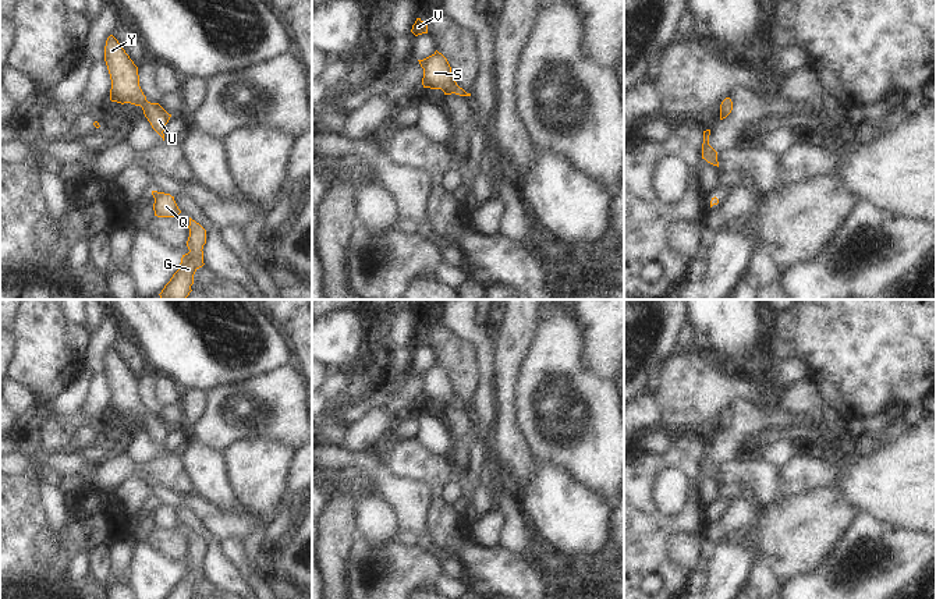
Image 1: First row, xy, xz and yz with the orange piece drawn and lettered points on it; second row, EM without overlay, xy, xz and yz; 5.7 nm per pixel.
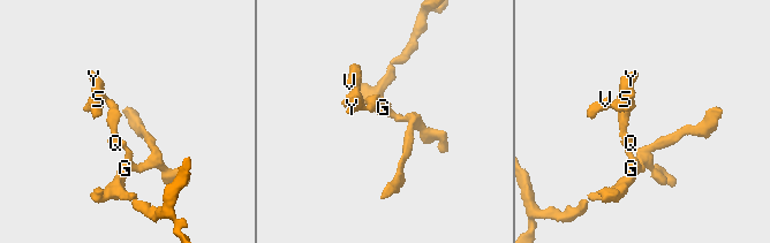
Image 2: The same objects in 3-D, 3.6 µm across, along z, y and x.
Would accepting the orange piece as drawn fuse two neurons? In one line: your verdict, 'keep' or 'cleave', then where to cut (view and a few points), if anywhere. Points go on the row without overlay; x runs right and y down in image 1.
keep | no cut

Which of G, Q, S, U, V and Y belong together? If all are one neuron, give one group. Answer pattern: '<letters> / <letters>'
G Q S U V Y

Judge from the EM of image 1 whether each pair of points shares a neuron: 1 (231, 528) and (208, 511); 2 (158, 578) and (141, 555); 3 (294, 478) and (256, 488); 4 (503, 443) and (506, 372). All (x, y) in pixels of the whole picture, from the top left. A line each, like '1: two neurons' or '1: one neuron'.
1: one neuron
2: one neuron
3: two neurons
4: one neuron

